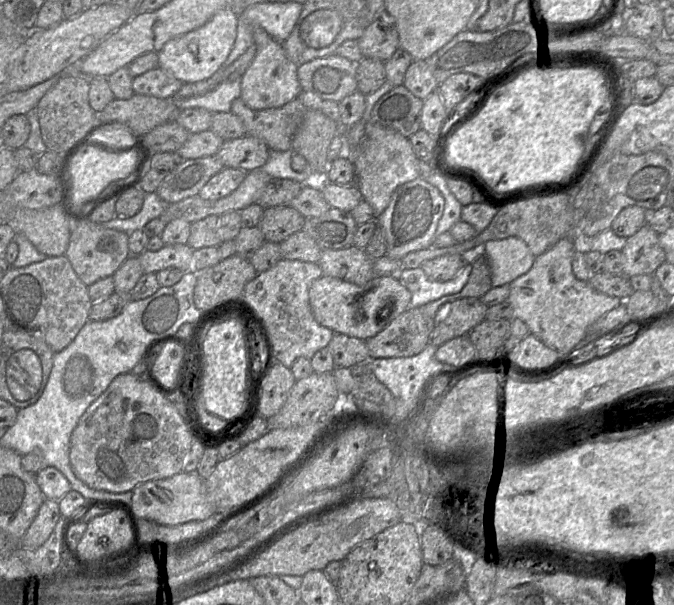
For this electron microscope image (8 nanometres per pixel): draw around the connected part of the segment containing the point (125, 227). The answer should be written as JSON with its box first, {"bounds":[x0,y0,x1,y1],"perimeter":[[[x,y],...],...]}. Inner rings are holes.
{"bounds":[101,192,172,233],"perimeter":[[[156,192],[144,194],[143,206],[136,215],[130,218],[115,217],[108,222],[101,223],[101,225],[108,229],[131,233],[136,230],[143,230],[151,220],[164,216],[167,206],[172,203],[163,201]]]}

